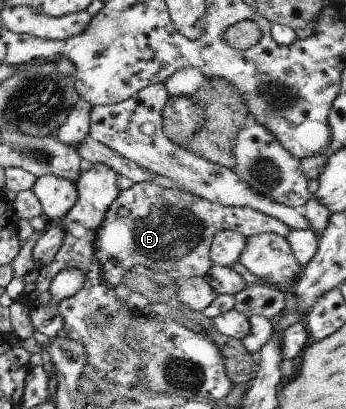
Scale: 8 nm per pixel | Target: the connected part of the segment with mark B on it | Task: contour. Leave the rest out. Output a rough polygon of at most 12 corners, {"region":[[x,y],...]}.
{"region":[[149,180],[119,191],[93,252],[111,286],[137,264],[205,276],[221,230],[286,224]]}

